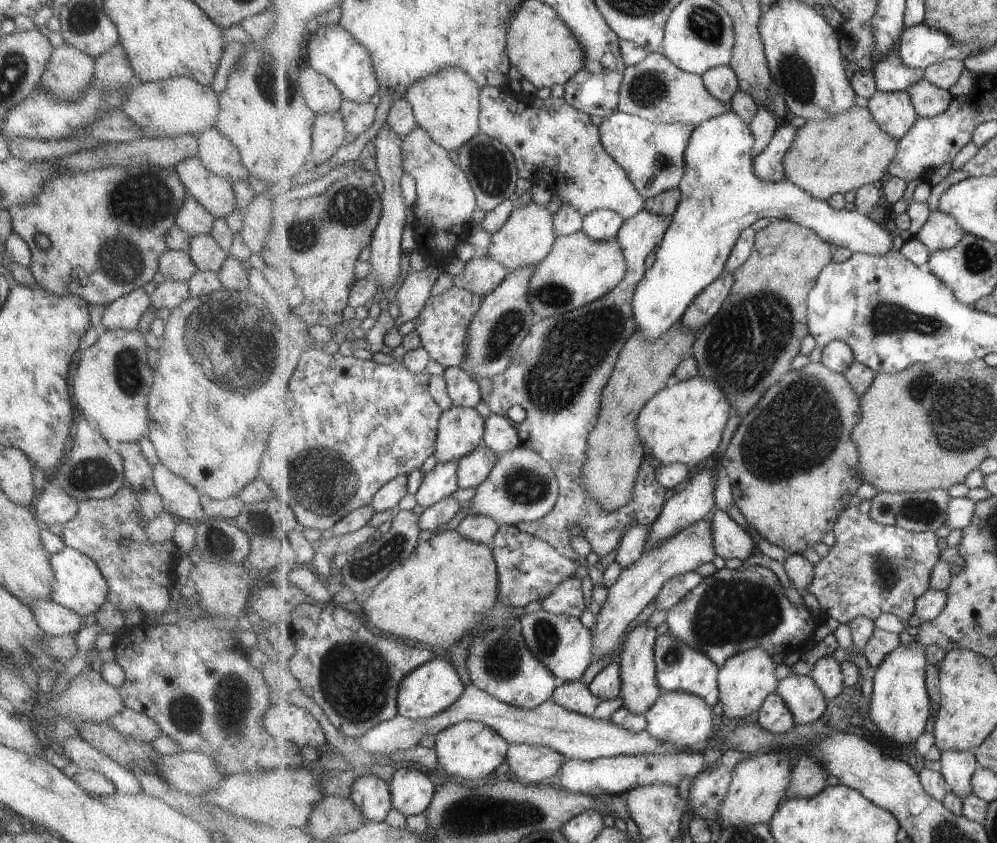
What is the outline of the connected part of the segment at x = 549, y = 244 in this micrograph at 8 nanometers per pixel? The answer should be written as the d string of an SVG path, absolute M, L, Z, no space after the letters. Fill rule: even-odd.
M531 201L525 206L517 206L499 232L491 236L491 245L487 248L487 253L501 261L508 268L508 274L517 273L519 269L530 266L537 268L545 261L554 249L557 237L554 213L549 212L547 206Z

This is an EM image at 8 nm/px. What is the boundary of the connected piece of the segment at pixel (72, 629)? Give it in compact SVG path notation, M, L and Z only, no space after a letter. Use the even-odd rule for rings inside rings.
M38 600L28 606L36 625L47 636L77 635L84 627L81 616L53 601Z

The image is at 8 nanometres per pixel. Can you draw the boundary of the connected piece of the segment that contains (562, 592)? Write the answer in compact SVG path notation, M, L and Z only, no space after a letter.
M573 577L560 584L557 590L541 602L541 607L556 615L571 615L579 617L588 610L583 596L583 582L579 577Z

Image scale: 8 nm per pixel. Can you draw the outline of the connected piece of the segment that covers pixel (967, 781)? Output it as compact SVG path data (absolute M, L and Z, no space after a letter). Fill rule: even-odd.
M974 751L941 752L941 771L952 792L963 800L972 792L972 778L979 767Z

